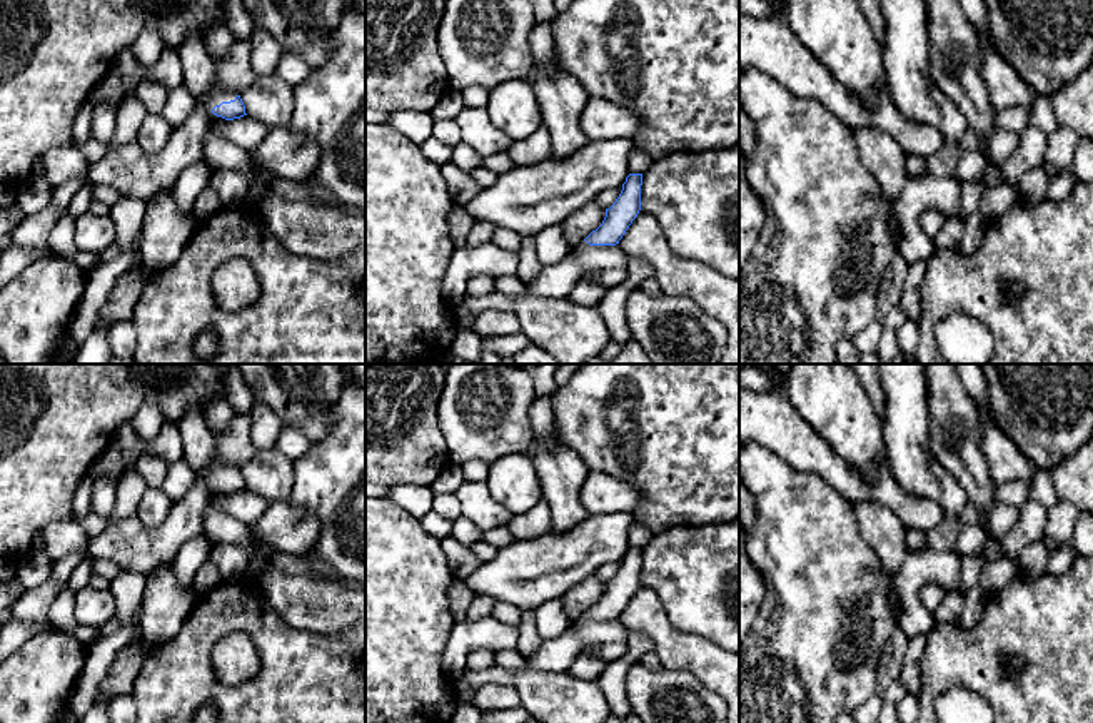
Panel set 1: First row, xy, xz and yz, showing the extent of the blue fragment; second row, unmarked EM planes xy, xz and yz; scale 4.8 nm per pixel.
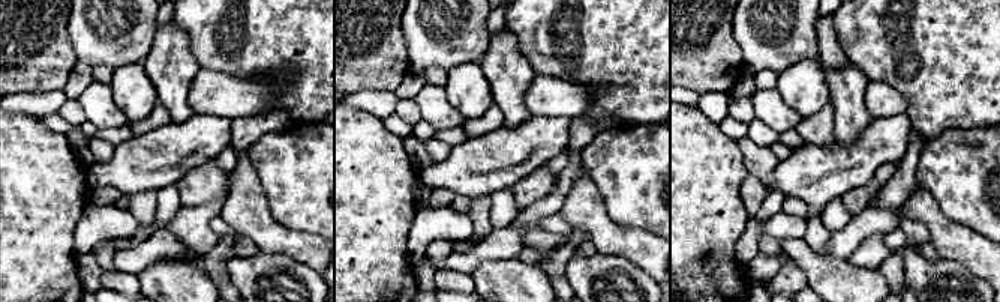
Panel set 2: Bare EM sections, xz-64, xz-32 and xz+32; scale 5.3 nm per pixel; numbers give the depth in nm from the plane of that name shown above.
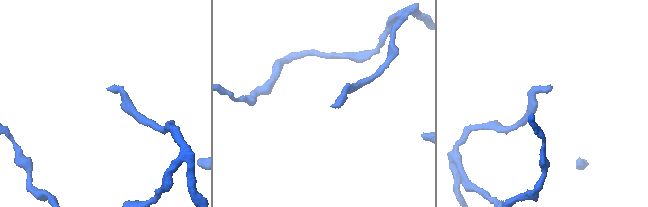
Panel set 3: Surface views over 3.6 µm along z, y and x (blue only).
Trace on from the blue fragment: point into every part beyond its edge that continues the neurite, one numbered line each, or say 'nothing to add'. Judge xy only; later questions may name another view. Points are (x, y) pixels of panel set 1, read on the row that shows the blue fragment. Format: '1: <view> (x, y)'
1: xy (199, 77)

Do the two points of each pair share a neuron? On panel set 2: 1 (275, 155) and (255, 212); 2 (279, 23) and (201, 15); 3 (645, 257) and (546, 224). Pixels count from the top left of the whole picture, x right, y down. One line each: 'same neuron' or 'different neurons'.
1: different neurons
2: same neuron
3: different neurons

